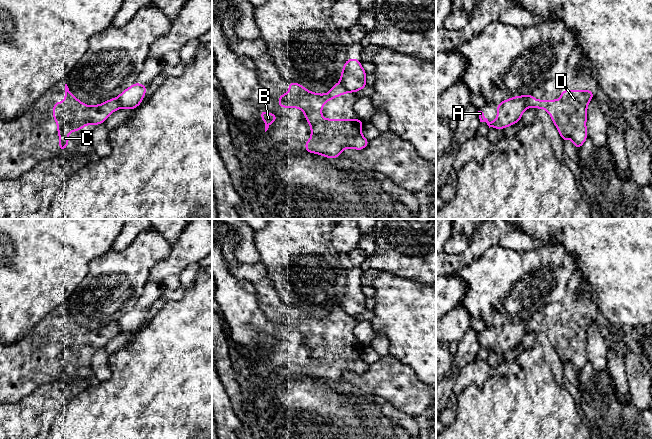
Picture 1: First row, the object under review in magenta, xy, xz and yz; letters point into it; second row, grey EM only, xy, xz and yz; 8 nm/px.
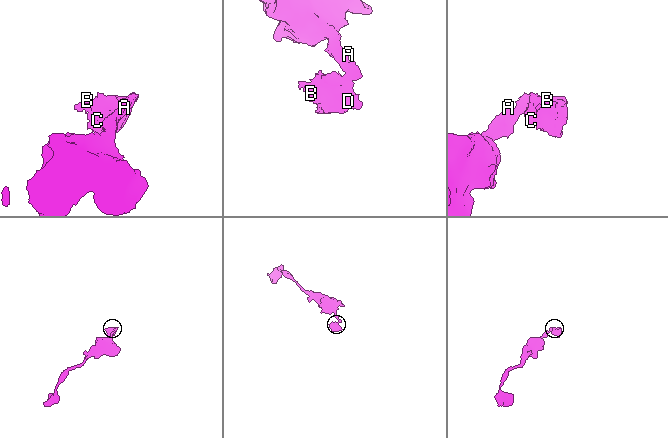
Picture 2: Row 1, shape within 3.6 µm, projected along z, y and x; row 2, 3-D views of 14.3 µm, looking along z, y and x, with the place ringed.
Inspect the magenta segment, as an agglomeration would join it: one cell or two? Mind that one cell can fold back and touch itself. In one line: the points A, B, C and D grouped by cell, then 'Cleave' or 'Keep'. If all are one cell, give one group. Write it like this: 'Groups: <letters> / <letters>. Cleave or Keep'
Groups: A / B C D. Cleave

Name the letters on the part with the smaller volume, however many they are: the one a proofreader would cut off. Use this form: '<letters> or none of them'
B, C, D

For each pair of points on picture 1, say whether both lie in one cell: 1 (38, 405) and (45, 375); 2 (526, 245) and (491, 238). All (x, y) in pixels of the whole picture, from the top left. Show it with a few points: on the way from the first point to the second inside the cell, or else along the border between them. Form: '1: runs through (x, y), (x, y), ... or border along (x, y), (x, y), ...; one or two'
1: border along (58, 379), (41, 384), (23, 396); two
2: runs through (517, 240), (513, 238), (500, 238); one

